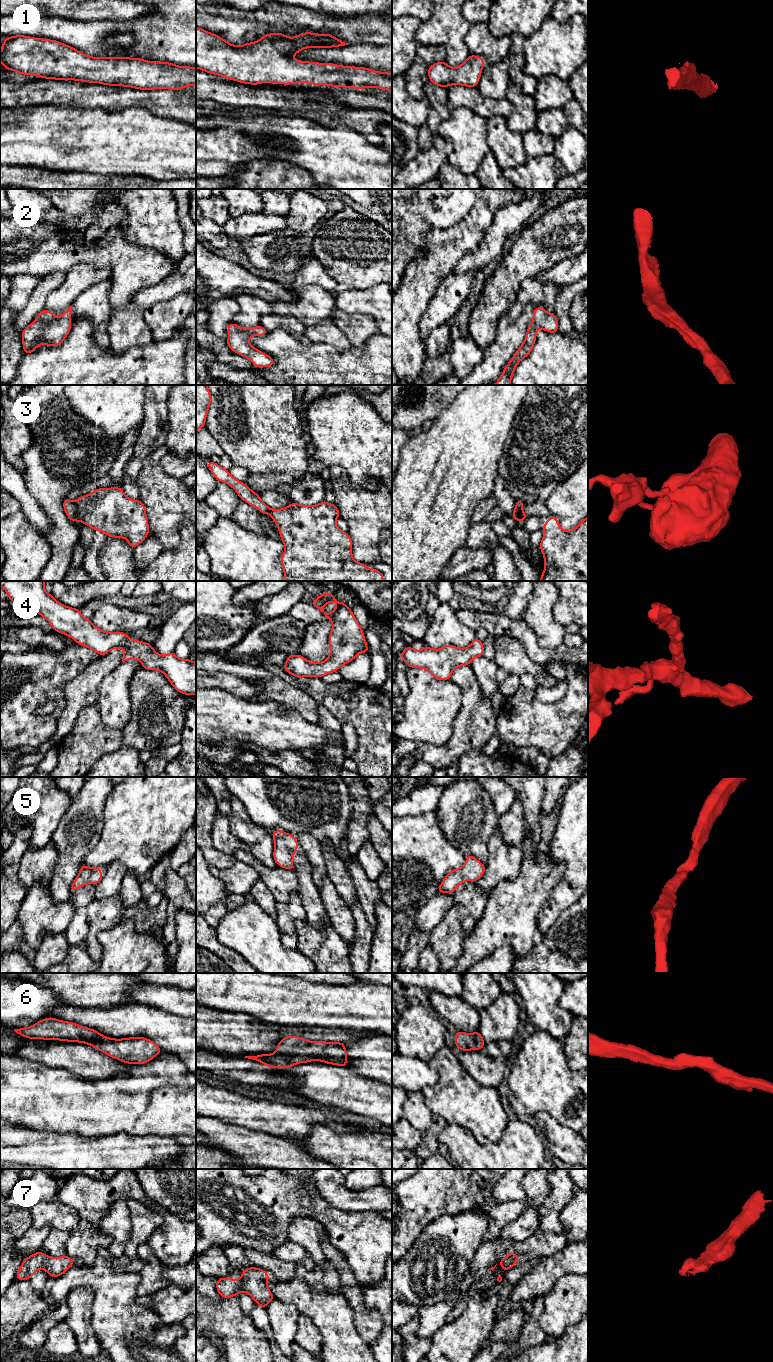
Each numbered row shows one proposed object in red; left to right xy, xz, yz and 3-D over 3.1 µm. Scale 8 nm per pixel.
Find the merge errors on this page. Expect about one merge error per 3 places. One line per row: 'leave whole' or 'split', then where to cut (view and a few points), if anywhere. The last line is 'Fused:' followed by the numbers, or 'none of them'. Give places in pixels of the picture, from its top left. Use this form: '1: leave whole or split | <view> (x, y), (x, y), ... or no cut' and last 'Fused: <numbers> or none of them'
1: leave whole | no cut
2: leave whole | no cut
3: split | xy (73, 501), (76, 507), (77, 519)
4: leave whole | no cut
5: leave whole | no cut
6: leave whole | no cut
7: split | xy (45, 1256), (44, 1268)
Fused: 3, 7

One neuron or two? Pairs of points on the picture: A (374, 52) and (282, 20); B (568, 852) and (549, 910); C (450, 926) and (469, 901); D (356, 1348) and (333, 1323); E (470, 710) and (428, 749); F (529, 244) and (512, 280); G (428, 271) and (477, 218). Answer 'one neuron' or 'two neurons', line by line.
A: two neurons
B: one neuron
C: two neurons
D: one neuron
E: one neuron
F: one neuron
G: one neuron

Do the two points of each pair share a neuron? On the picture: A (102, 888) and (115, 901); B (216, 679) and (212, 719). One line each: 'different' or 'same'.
A: different
B: different

